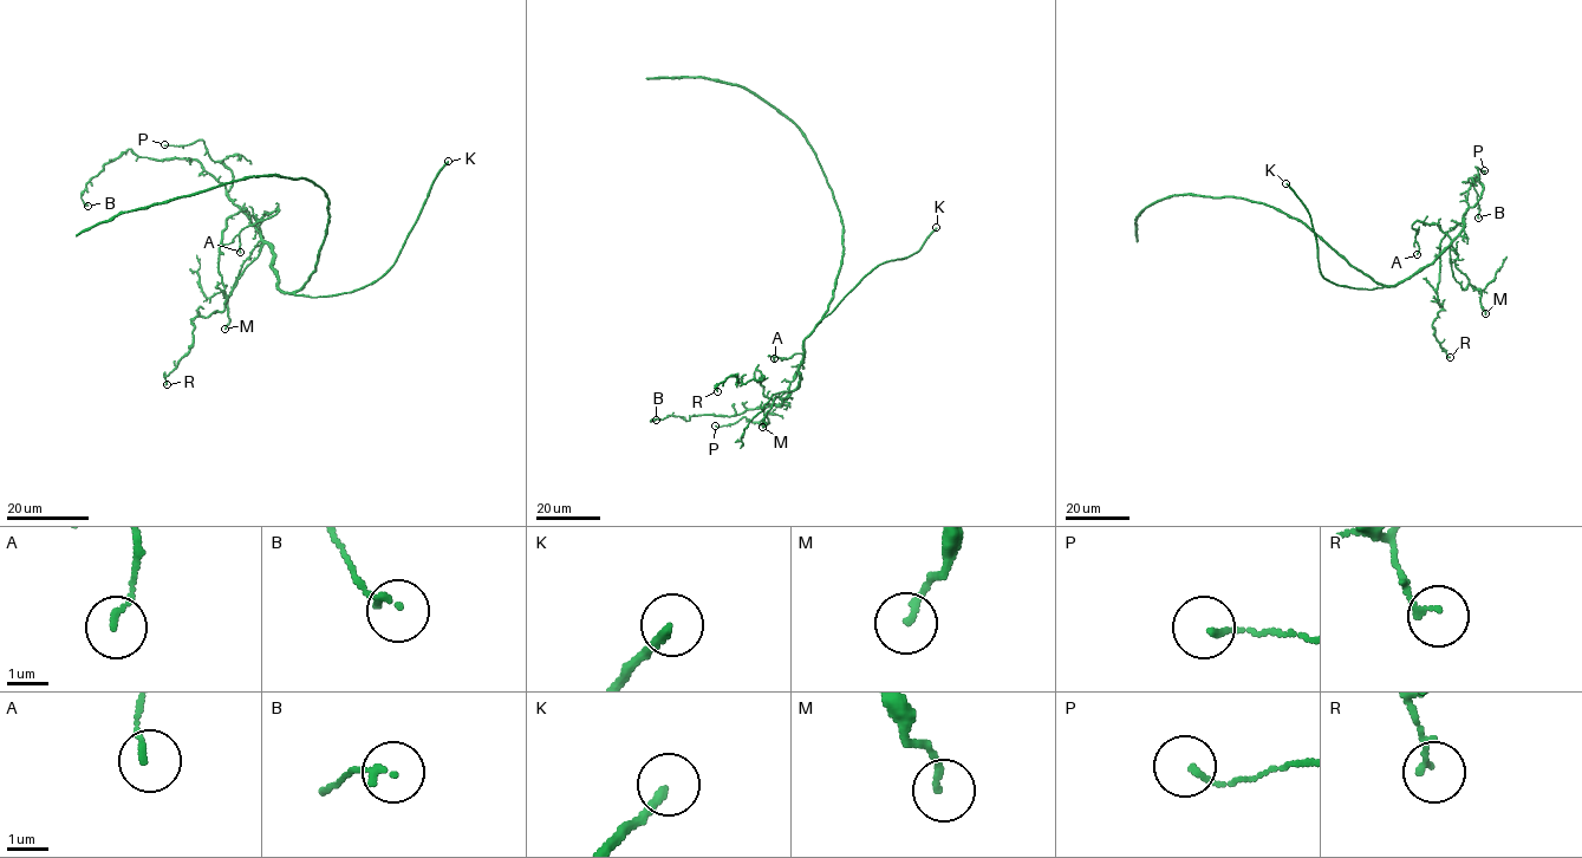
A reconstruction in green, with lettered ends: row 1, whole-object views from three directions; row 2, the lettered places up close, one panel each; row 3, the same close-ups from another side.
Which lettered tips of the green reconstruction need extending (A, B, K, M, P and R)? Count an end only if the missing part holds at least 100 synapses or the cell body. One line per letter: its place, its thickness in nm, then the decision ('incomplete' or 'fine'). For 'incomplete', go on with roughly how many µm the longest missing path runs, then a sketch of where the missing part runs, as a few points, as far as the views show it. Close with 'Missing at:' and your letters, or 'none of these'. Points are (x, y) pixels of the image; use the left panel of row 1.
A: at (240, 252); 140 nm thick; fine
B: at (88, 206); 140 nm thick; fine
K: at (448, 161); 200 nm thick; incomplete; about 35 µm are missing; missing branch runs (448, 161), (467, 141), (473, 140), (477, 149), (486, 145)
M: at (225, 329); 160 nm thick; fine
P: at (164, 144); 130 nm thick; fine
R: at (167, 384); 130 nm thick; fine
Missing at: K

